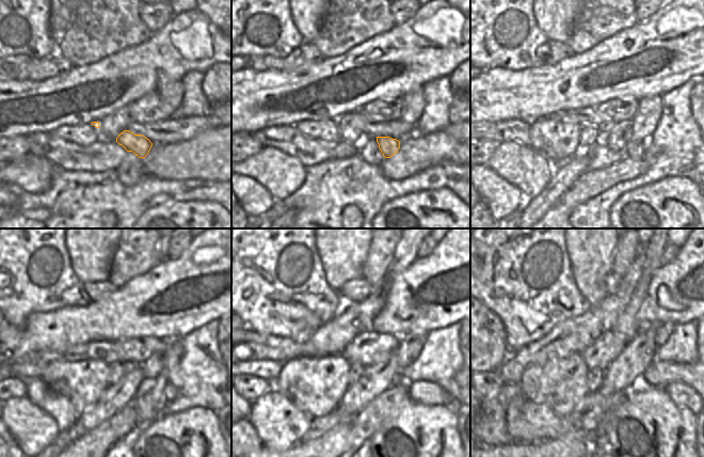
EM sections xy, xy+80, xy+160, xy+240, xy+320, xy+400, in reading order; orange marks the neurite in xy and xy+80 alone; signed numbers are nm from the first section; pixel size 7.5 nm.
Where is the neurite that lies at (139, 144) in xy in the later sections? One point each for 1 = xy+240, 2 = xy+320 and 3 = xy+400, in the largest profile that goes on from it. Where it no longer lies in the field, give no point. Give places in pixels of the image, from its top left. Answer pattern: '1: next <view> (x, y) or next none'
1: next xy+240 (170, 391)
2: next xy+320 (421, 392)
3: next xy+400 (682, 394)

